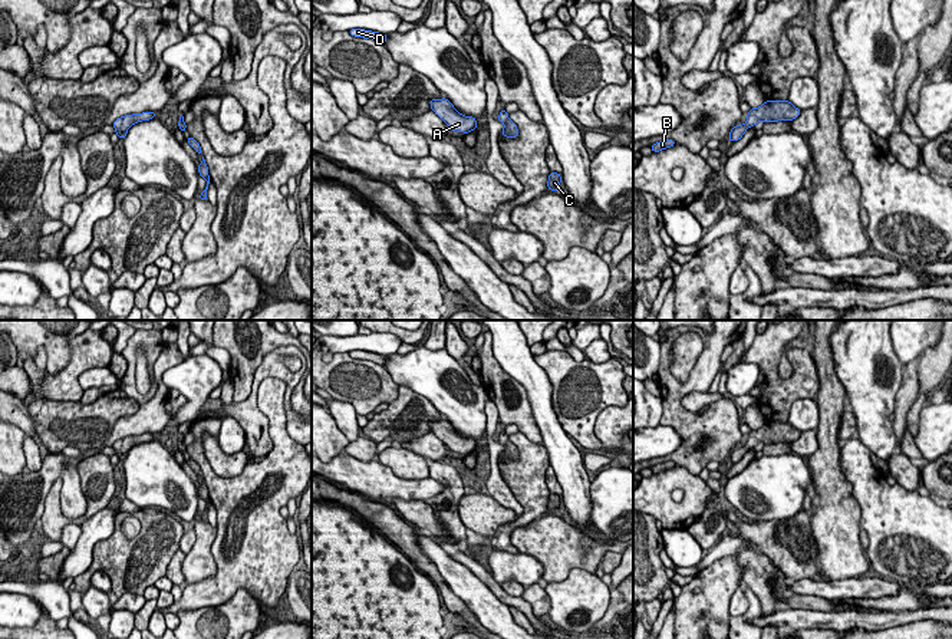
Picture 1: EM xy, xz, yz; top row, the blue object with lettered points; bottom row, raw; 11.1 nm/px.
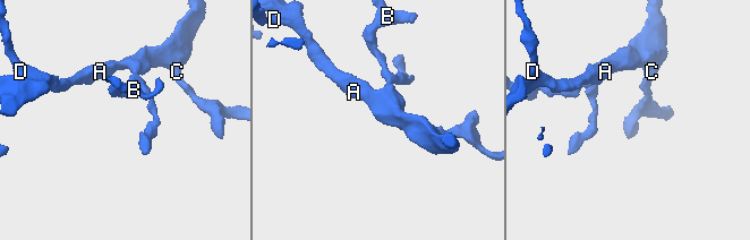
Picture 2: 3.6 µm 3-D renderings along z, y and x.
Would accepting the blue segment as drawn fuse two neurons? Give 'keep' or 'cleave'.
keep

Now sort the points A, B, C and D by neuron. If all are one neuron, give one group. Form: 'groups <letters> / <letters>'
groups A B C D

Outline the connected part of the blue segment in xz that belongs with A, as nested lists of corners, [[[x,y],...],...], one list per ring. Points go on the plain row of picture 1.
[[[447,419],[431,421],[429,425],[431,432],[434,432],[452,452],[468,455],[478,448],[474,438],[459,435]]]

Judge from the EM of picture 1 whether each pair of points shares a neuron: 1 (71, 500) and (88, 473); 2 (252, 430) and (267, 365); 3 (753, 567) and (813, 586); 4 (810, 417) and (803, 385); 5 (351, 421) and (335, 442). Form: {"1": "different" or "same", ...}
{"1": "different", "2": "same", "3": "different", "4": "different", "5": "same"}

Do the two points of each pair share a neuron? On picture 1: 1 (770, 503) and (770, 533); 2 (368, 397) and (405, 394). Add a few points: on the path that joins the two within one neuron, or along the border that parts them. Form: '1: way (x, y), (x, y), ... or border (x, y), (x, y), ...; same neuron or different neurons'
1: border (801, 509), (786, 519), (753, 521); different neurons
2: border (399, 386), (399, 394), (388, 404); different neurons

